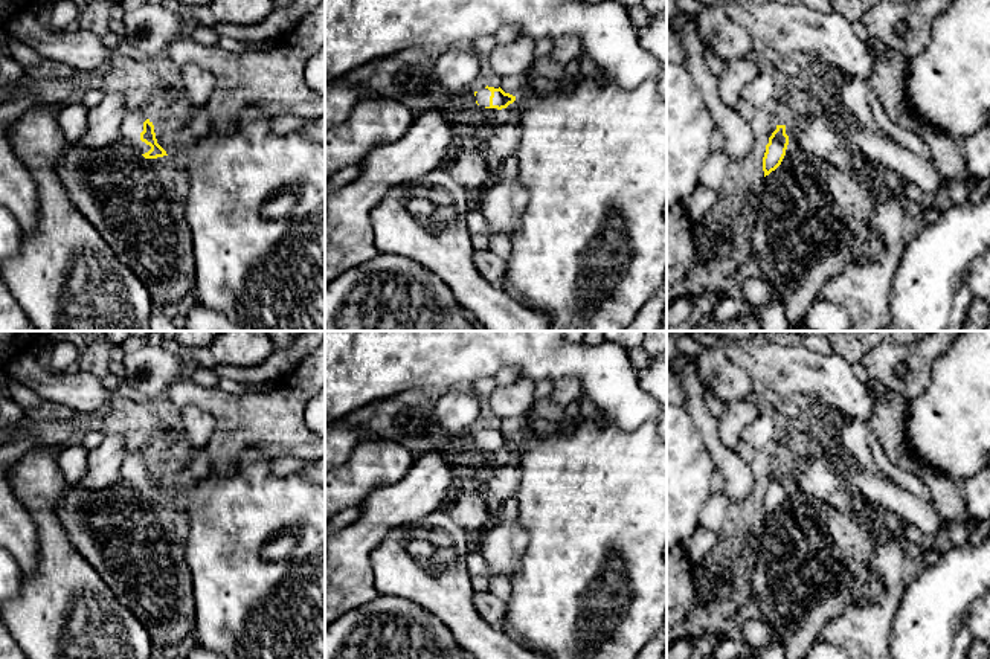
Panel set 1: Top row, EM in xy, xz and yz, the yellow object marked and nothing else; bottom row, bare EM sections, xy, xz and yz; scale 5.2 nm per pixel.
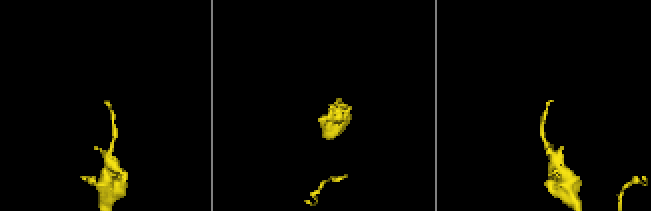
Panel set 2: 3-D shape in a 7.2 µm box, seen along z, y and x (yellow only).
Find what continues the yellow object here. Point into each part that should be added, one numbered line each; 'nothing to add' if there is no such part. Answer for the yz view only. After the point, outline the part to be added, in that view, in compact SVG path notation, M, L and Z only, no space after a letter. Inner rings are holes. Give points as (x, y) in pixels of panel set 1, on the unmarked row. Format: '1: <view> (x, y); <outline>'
nothing to add

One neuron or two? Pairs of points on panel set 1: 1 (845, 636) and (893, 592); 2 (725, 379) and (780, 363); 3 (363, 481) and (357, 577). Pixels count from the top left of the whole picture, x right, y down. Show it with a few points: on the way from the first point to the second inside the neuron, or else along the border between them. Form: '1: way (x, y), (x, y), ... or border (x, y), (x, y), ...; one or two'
1: way (858, 632), (885, 604); one
2: border (720, 348), (752, 382); two
3: border (394, 484), (374, 488), (359, 505); two

